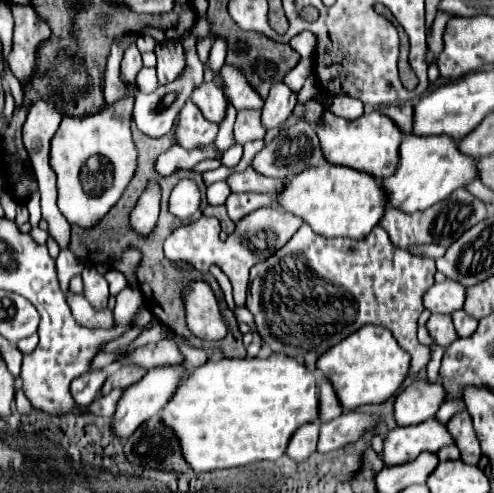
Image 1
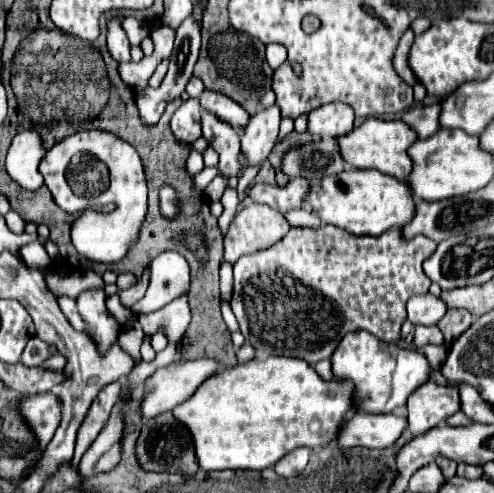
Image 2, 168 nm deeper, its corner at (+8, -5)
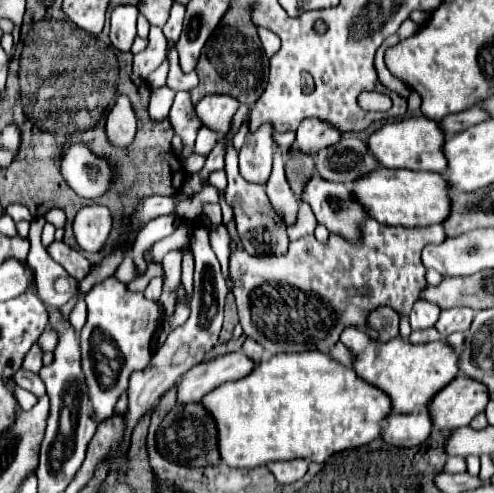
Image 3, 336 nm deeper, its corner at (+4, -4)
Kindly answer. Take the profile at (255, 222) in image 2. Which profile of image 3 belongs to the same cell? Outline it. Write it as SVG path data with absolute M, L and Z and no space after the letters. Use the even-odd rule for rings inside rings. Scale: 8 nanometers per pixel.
M300 203L298 221L296 221L296 225L288 227L288 237L290 237L290 241L296 241L296 239L300 239L300 237L304 237L304 235L312 235L314 229L316 229L316 225L318 225L318 221L316 221L316 217L314 217L310 205Z

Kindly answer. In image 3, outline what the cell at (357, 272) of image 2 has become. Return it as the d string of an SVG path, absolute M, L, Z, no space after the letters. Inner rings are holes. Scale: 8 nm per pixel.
M376 219L364 221L362 225L362 243L350 243L340 235L330 235L328 243L316 241L314 235L300 237L290 243L286 255L280 257L256 257L248 255L244 249L236 249L230 255L230 279L232 295L236 297L240 325L244 333L258 341L268 353L286 353L286 351L330 351L344 327L366 325L366 317L372 309L388 305L400 315L408 315L420 291L428 285L424 279L424 265L420 253L428 243L440 243L446 239L442 225L430 227L392 227L380 225Z

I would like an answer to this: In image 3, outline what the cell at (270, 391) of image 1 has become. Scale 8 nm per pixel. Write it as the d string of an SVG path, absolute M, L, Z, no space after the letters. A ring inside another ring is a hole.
M278 353L268 361L256 365L256 369L238 381L224 383L210 391L202 405L212 413L218 425L218 447L222 461L230 467L258 467L270 461L284 459L308 459L324 463L334 453L354 449L380 439L384 429L384 417L392 413L392 401L374 385L356 375L354 369L334 361L328 353Z

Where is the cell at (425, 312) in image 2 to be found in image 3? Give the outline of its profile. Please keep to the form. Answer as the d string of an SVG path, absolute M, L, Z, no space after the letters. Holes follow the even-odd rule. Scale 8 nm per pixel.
M418 299L412 307L412 313L410 313L410 325L414 331L416 329L430 329L438 321L438 315L440 315L438 305L432 305L430 301Z

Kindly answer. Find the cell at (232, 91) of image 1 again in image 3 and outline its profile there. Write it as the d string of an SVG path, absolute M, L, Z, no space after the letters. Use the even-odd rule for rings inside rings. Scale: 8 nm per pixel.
M208 95L208 97L200 99L200 103L194 107L194 111L196 111L198 119L202 121L202 125L206 125L218 133L226 133L230 129L232 115L236 113L238 107L240 107L240 103L234 97Z

